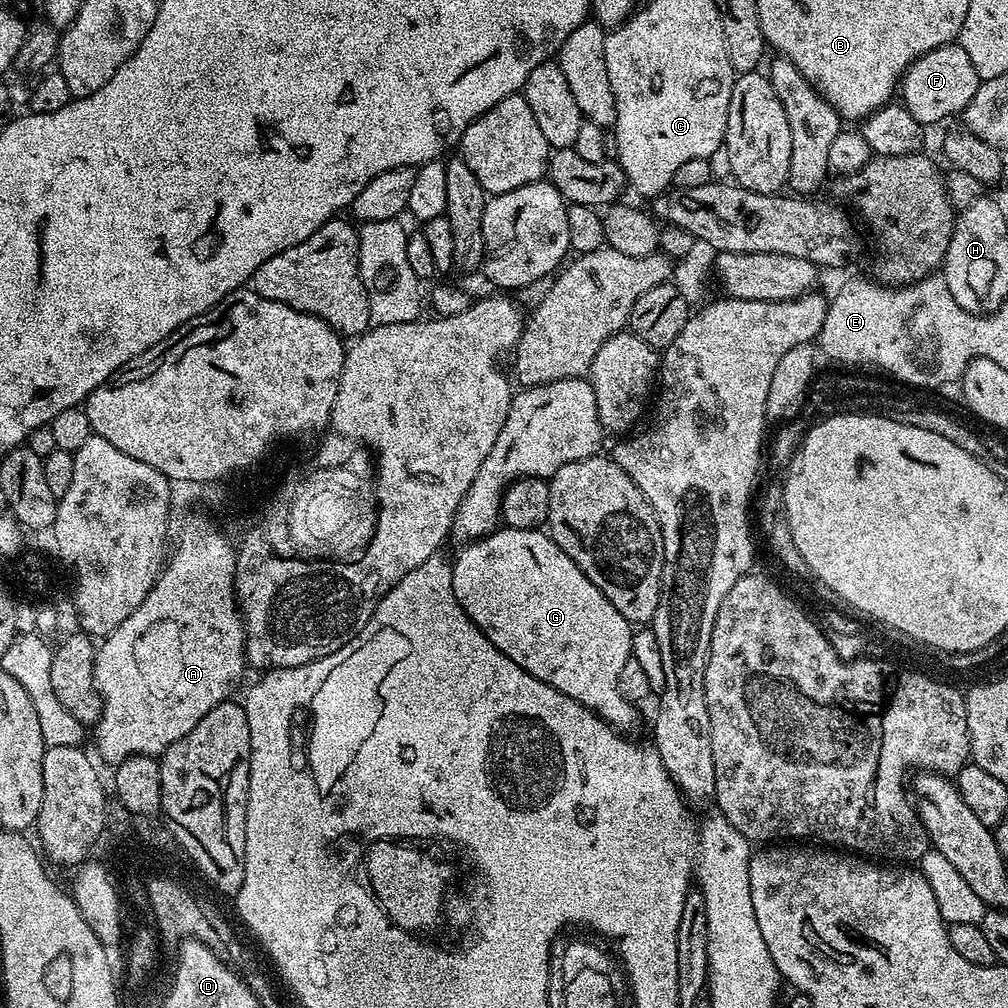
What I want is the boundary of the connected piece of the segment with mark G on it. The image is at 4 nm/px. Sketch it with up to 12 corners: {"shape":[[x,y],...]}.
{"shape":[[544,530],[451,561],[454,598],[526,674],[621,733],[634,628]]}

